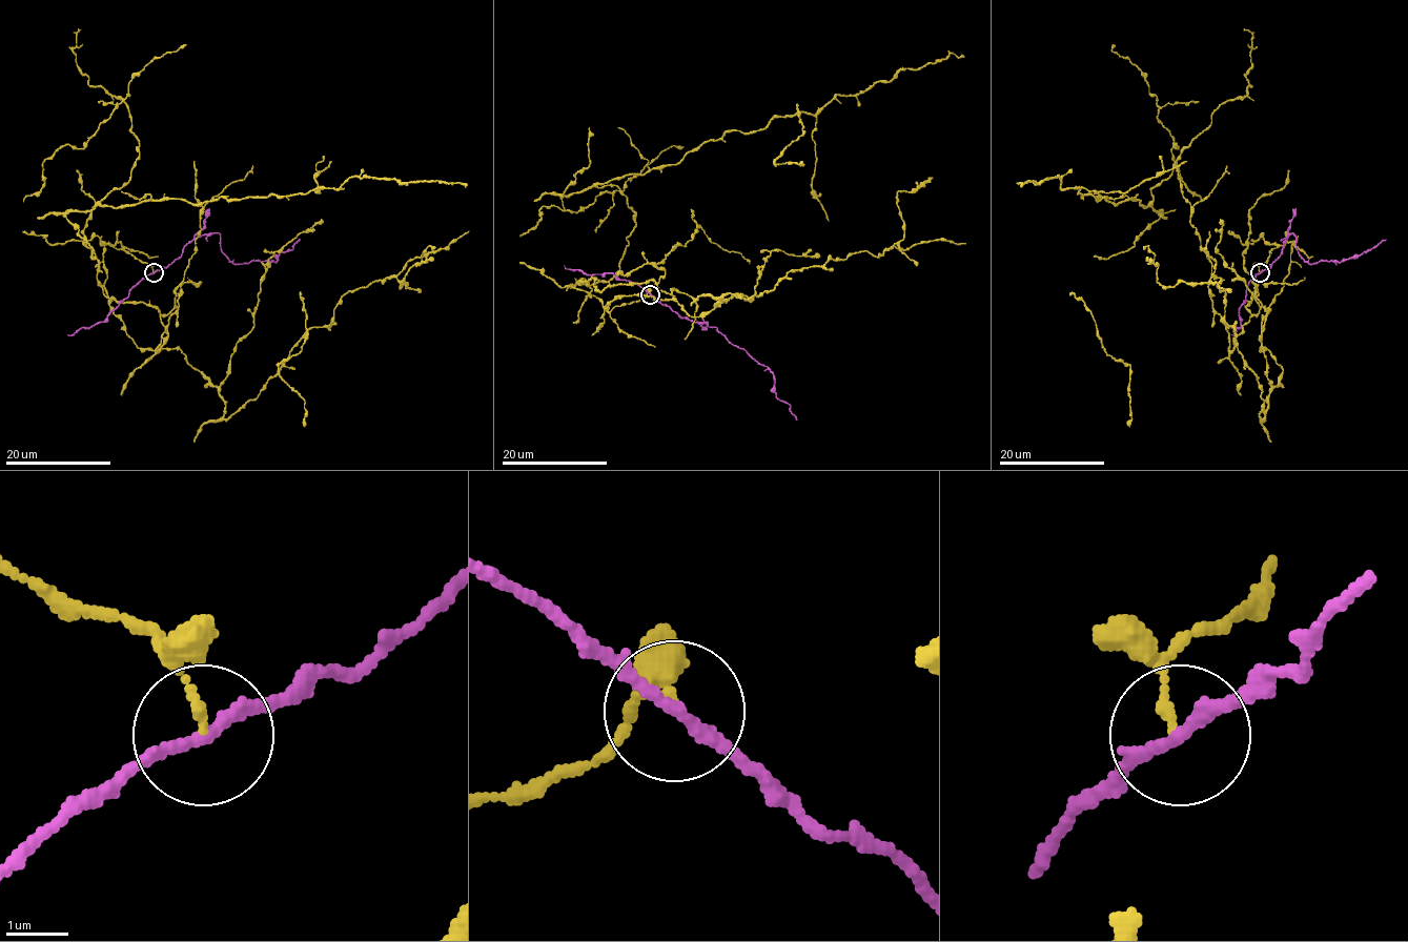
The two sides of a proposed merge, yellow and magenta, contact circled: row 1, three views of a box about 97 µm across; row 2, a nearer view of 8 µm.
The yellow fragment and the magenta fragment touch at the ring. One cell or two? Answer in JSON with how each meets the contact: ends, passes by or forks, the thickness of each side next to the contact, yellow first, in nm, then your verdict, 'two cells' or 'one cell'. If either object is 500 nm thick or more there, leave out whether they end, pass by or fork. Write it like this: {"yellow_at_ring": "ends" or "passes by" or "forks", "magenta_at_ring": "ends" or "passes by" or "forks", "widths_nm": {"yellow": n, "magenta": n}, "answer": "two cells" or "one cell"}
{"yellow_at_ring": "ends", "magenta_at_ring": "passes by", "widths_nm": {"yellow": 120, "magenta": 190}, "answer": "two cells"}

